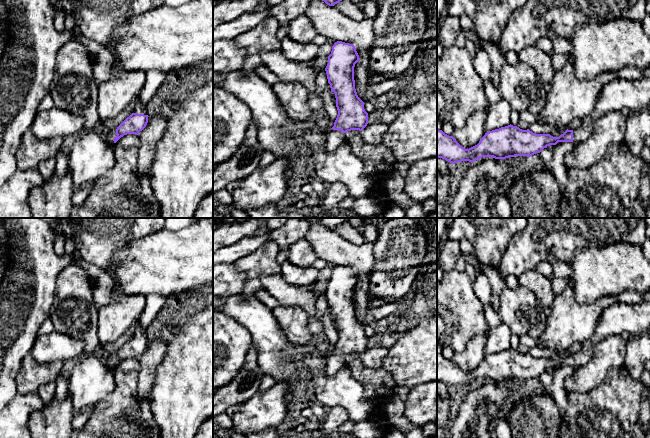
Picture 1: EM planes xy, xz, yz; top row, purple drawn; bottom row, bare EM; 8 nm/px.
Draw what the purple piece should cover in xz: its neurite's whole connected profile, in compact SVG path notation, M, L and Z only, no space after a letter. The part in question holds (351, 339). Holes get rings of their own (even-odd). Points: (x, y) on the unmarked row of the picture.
M337 265L332 270L325 292L331 316L335 317L338 334L334 350L326 359L325 374L334 376L345 365L345 357L351 354L362 355L368 346L364 326L355 313L354 291L360 285L353 268Z

